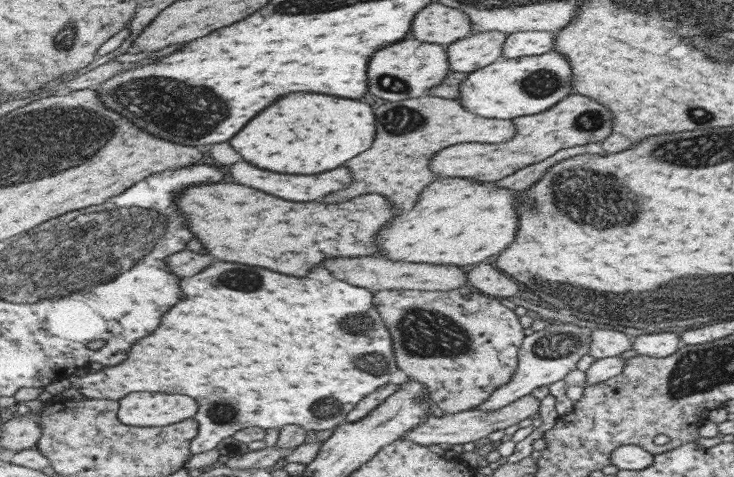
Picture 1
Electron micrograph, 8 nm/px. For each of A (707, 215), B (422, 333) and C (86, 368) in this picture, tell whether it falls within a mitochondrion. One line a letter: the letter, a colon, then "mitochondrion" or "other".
A: other
B: mitochondrion
C: other

